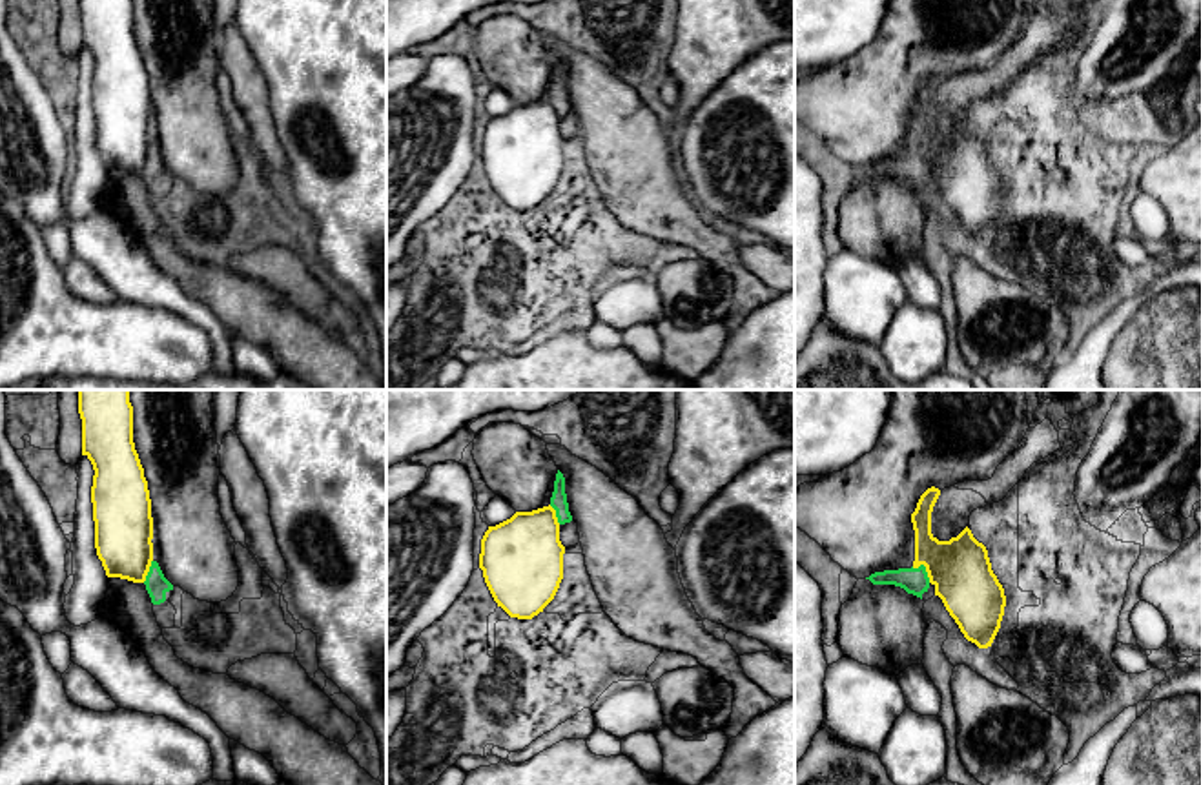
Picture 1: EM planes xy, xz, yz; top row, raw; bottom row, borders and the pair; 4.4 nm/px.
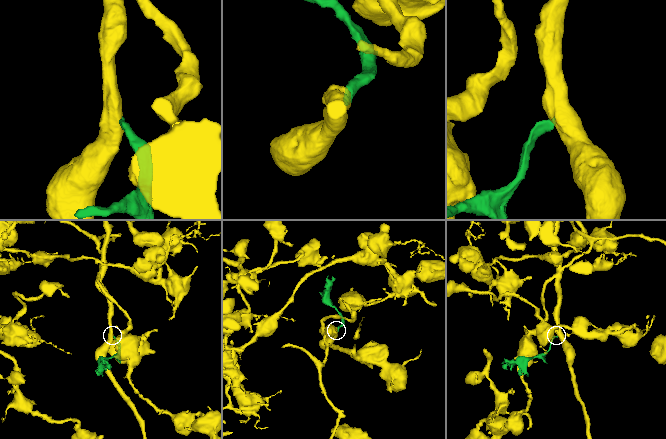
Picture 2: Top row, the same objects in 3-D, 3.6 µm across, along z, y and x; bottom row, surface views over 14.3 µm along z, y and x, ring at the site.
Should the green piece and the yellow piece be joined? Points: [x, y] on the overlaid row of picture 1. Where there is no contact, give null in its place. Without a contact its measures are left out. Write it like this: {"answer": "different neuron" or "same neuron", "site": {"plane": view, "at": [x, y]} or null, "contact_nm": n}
{"answer": "different neuron", "site": {"plane": "yz", "at": [924, 569]}, "contact_nm": 110}

